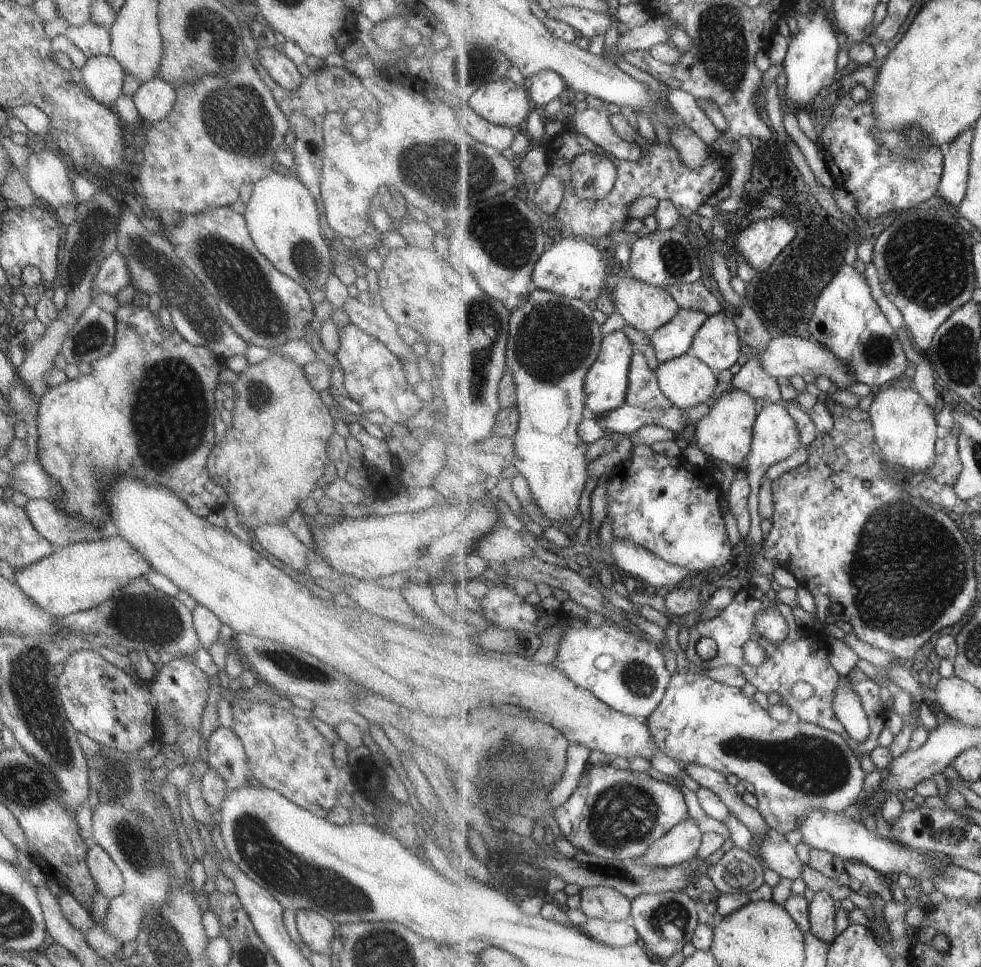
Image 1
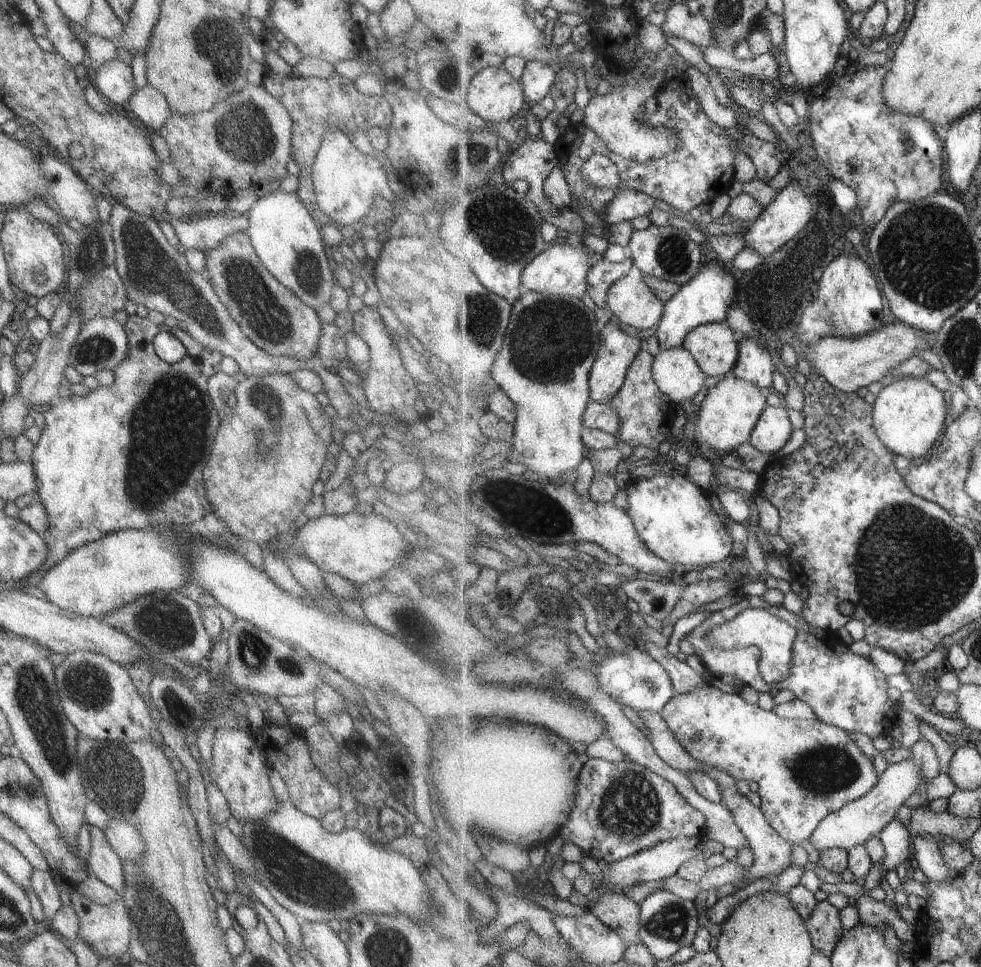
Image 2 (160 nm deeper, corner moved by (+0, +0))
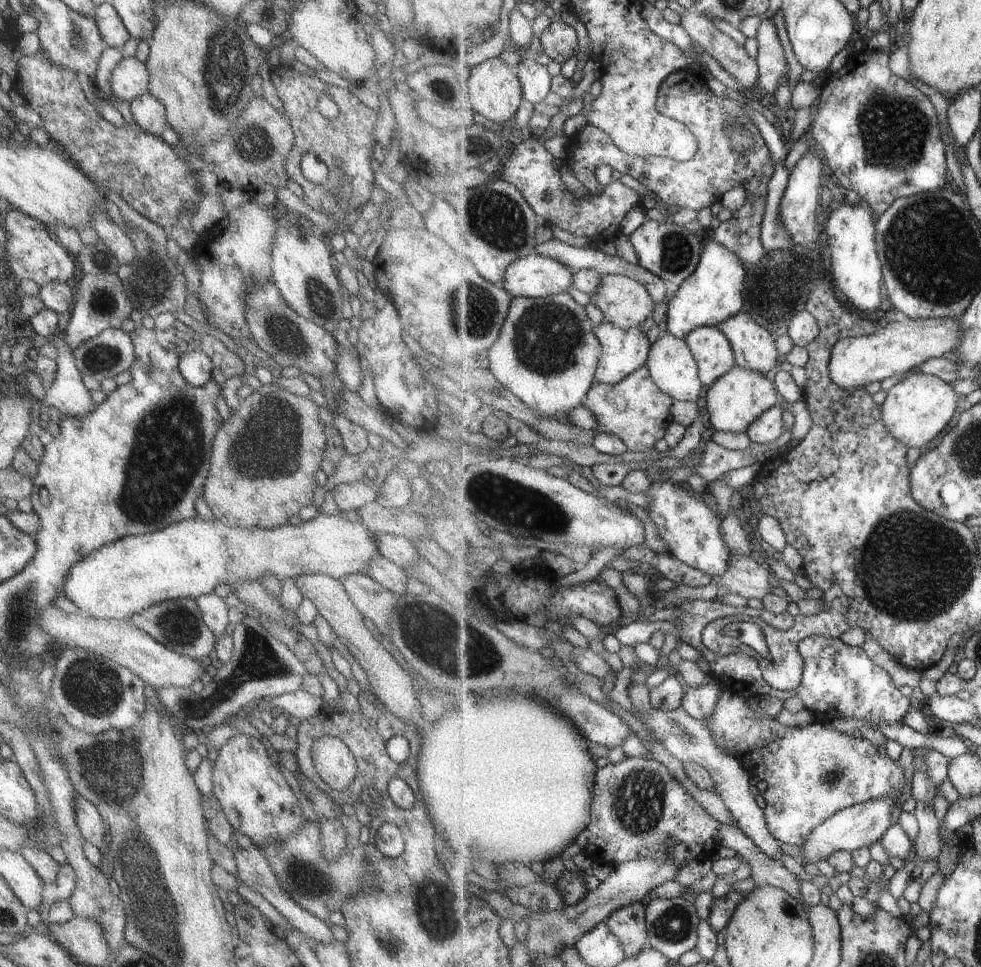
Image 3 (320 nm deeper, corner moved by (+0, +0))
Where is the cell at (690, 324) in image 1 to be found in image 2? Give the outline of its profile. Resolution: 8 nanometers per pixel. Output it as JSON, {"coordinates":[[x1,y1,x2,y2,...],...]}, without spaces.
{"coordinates":[[713,257,710,262,706,262,703,268,700,268,699,272,688,283,682,285,679,292,676,292,670,301,666,302,662,319,654,334,659,342,660,350,683,347,686,336,697,327,728,320,730,311,735,306,733,302,735,302,735,294,737,294,737,290,735,290,737,288,737,284,735,284,736,271,731,272,731,268,728,269,719,260,713,262,714,259,718,258]]}

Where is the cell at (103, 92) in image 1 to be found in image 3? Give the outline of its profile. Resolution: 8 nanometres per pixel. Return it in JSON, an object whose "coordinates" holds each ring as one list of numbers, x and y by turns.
{"coordinates":[[123,57,111,71,109,86,112,98,130,101,141,96,148,89,148,72,144,62,135,57]]}

